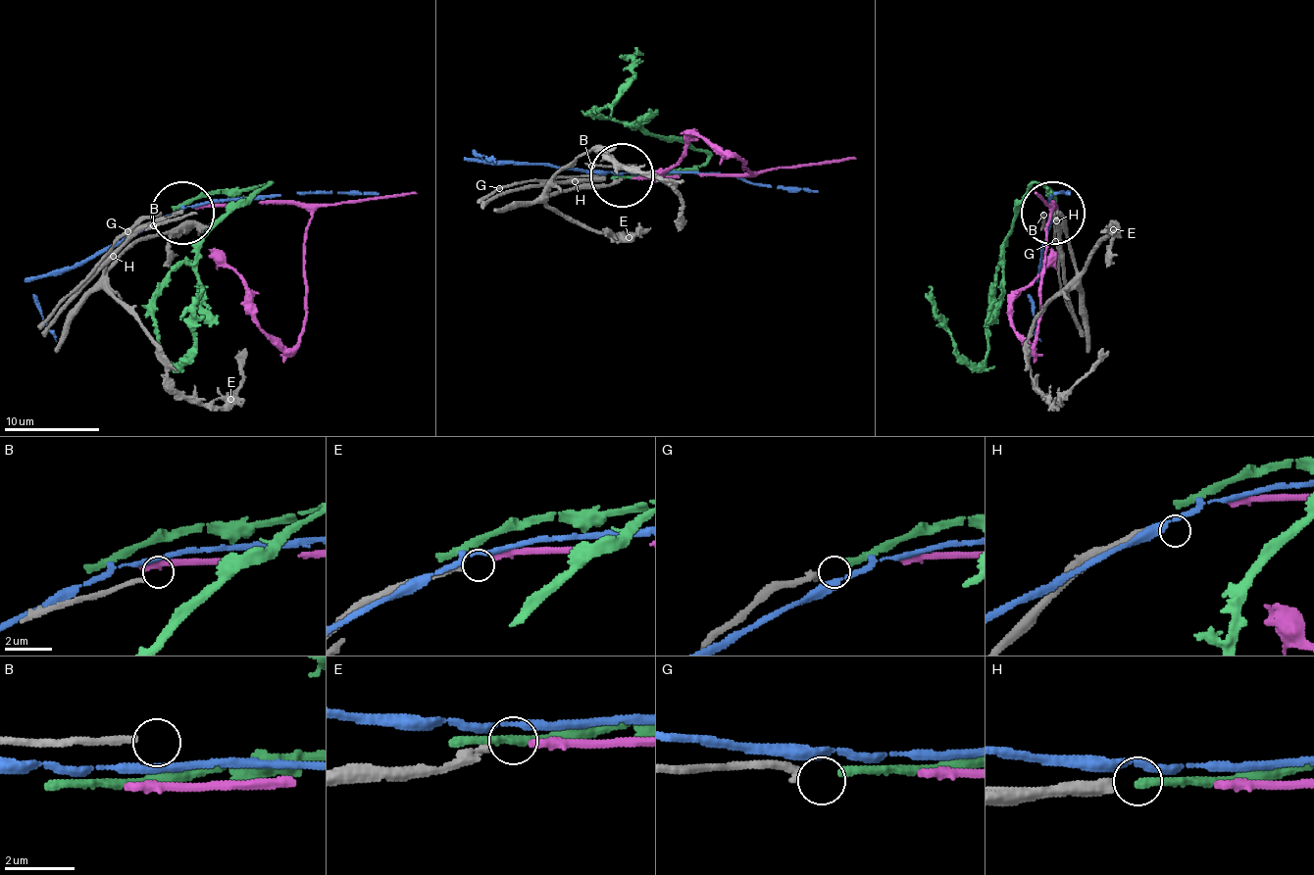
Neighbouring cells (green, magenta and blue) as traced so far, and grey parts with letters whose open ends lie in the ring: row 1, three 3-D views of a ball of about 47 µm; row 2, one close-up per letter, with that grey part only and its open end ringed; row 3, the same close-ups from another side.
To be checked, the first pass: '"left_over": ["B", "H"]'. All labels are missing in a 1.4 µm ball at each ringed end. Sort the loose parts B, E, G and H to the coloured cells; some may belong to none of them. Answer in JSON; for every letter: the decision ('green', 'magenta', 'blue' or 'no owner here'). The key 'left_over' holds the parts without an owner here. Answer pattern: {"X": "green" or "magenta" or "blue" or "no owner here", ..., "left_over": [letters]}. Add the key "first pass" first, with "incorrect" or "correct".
{"first pass": "correct", "B": "no owner here", "E": "magenta", "G": "green", "H": "no owner here", "left_over": ["B", "H"]}

